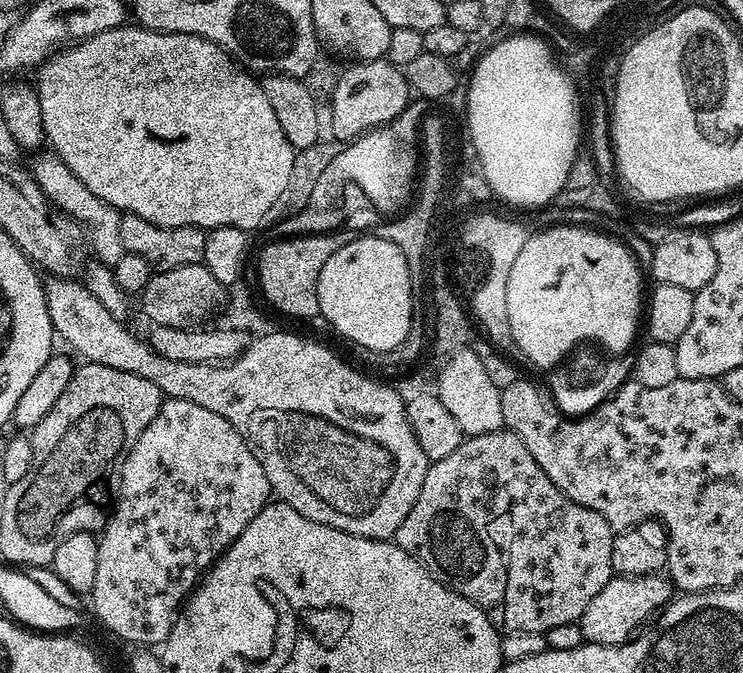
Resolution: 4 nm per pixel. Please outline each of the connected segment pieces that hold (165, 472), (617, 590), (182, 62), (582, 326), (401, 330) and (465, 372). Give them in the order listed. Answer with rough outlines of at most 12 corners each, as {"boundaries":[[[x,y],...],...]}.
{"boundaries":[[[165,399],[122,466],[90,593],[125,645],[269,503],[222,414]],[[613,575],[578,623],[625,643],[673,599],[663,575]],[[135,22],[34,87],[51,151],[154,226],[251,233],[292,148],[260,80]],[[595,227],[533,231],[510,266],[515,351],[624,354],[642,269]],[[357,235],[318,274],[320,316],[372,352],[414,327],[394,242]],[[472,346],[434,392],[465,437],[504,428],[500,388]]]}

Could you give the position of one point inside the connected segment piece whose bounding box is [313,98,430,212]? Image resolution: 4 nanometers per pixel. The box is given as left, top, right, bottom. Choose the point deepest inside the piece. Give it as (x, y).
(381, 160)

